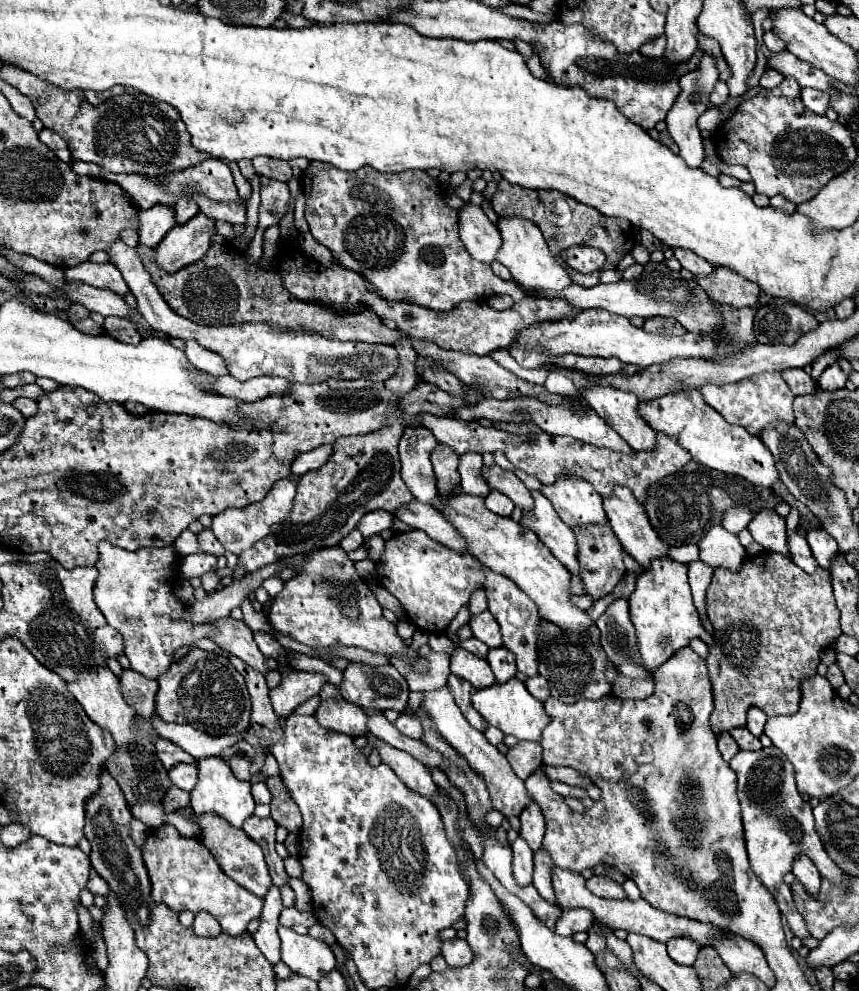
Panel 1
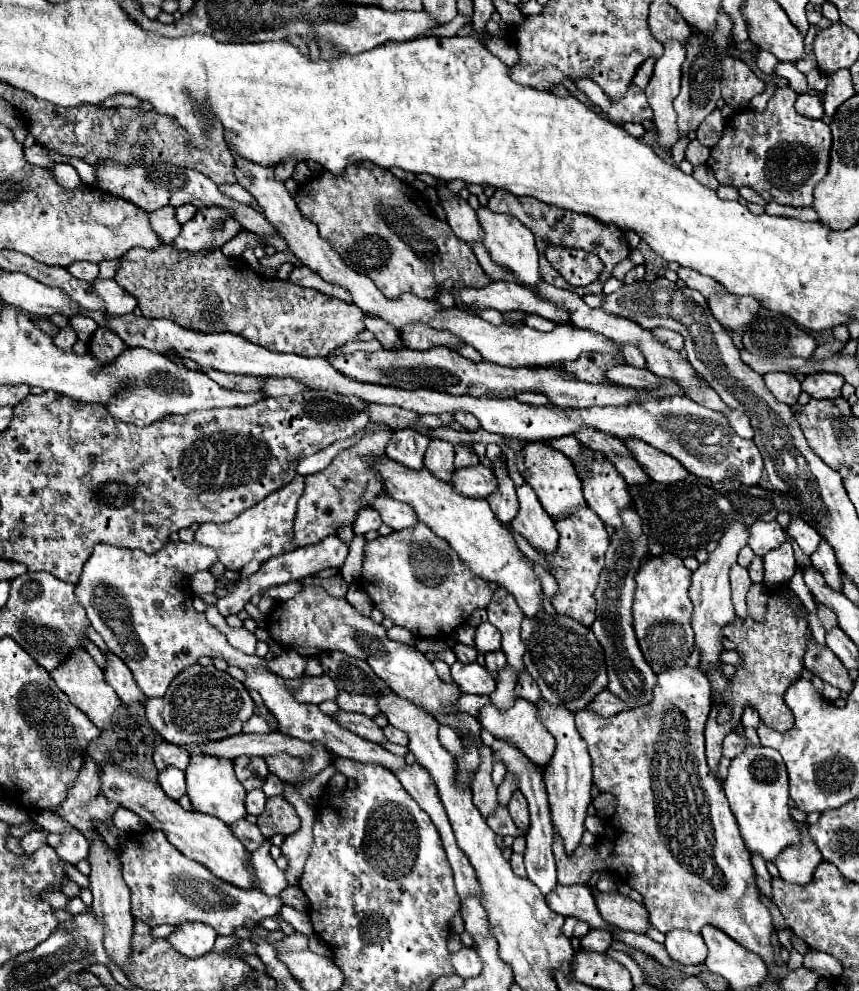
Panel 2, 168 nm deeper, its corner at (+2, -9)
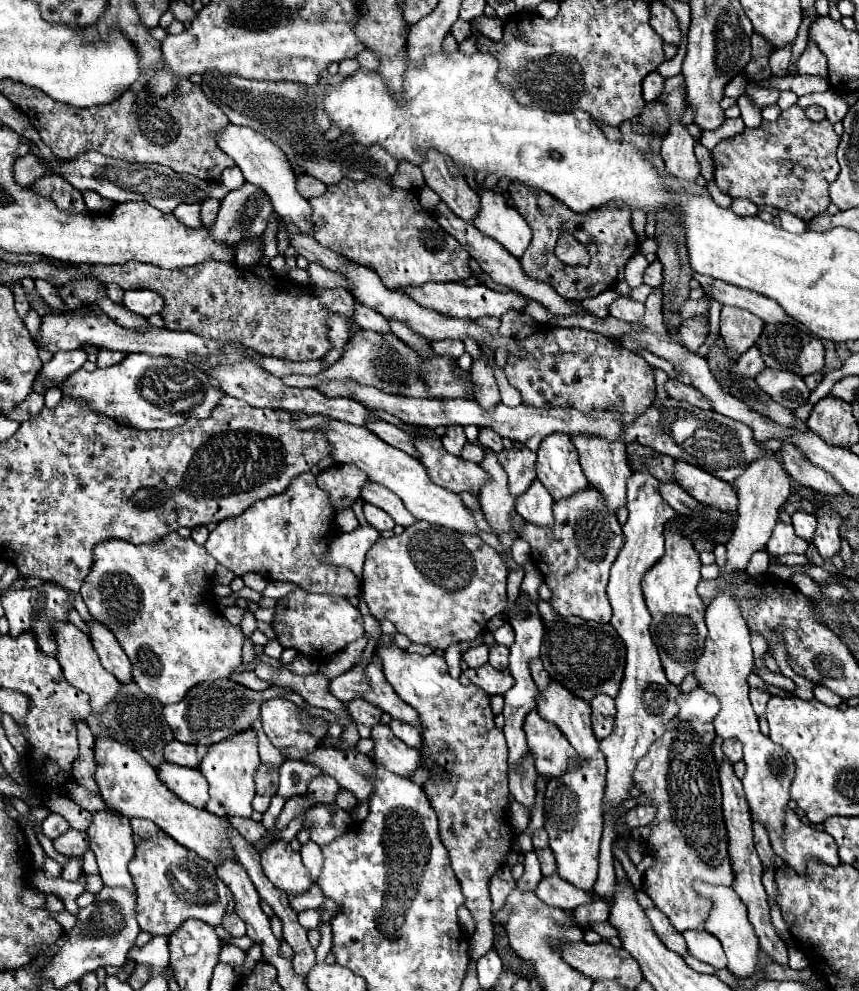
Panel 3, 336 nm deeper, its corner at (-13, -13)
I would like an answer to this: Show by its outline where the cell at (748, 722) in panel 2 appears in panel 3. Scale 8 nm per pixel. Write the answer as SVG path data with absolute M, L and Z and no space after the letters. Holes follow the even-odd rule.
M751 689L751 705L753 705L757 717L763 717L765 715L767 701L769 701L769 695L763 689Z

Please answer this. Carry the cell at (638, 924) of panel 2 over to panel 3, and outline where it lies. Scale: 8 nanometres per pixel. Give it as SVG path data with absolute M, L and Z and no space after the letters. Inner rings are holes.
M651 907L651 909L645 909L645 915L647 915L647 919L651 921L653 931L655 931L657 937L663 941L665 947L669 947L671 951L675 951L675 953L679 953L679 955L685 955L685 953L687 953L687 947L685 947L685 943L683 943L683 935L677 933L677 931L671 927L671 923L669 923L669 919L667 919L665 913L661 913L657 907Z

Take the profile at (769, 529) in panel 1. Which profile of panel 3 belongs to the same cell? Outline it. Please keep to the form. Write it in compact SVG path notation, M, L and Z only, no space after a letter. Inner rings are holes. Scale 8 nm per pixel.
M781 521L775 525L773 535L767 543L767 551L773 557L785 555L785 553L805 553L807 547L809 547L809 543L795 535L793 525L787 525L787 523L781 523Z

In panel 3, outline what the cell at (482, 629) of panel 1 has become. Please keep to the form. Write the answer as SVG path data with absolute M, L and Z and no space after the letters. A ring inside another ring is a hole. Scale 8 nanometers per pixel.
M505 623L505 625L499 627L499 629L495 629L495 631L493 631L493 637L495 637L495 641L497 641L499 645L505 645L505 647L511 647L513 641L515 641L515 633L513 633L513 627L511 627L509 623Z

